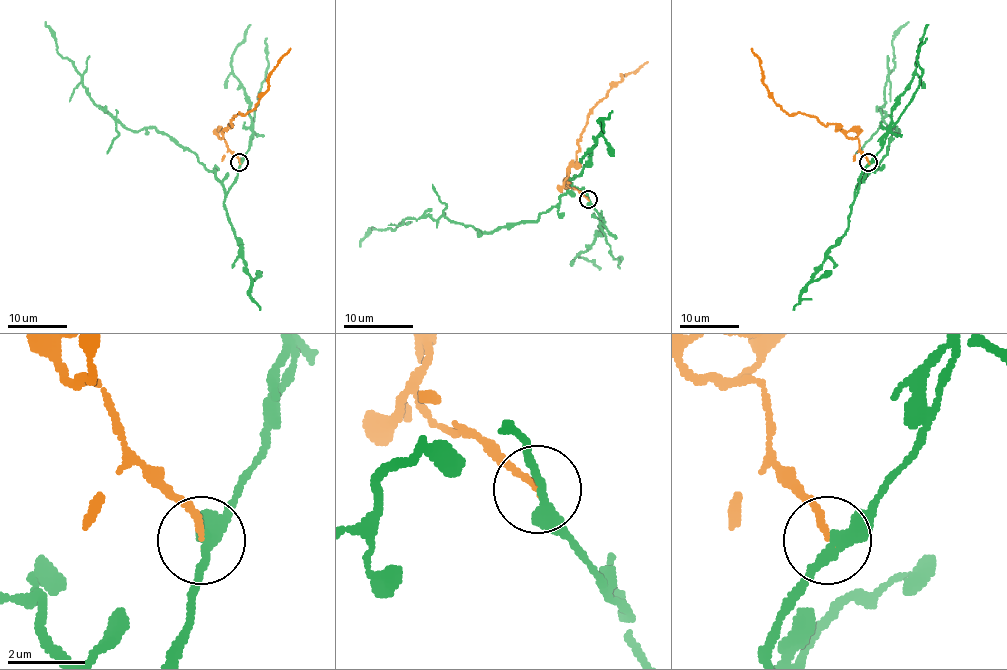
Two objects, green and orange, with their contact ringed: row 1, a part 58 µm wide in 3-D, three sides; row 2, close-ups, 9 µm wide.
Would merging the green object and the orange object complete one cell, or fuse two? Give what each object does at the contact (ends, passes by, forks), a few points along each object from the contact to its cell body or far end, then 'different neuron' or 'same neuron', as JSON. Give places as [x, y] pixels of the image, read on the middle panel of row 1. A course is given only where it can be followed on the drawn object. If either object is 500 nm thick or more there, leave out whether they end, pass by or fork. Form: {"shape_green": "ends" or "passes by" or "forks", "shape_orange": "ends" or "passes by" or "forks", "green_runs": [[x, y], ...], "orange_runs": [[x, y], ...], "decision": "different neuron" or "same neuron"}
{"shape_green": "passes by", "shape_orange": "ends", "green_runs": [[587, 198], [586, 190], [570, 185], [536, 221], [487, 233], [421, 216], [394, 230], [373, 228], [359, 247]], "orange_runs": [[587, 198], [567, 183], [587, 114], [622, 76], [636, 72], [648, 62]], "decision": "different neuron"}

